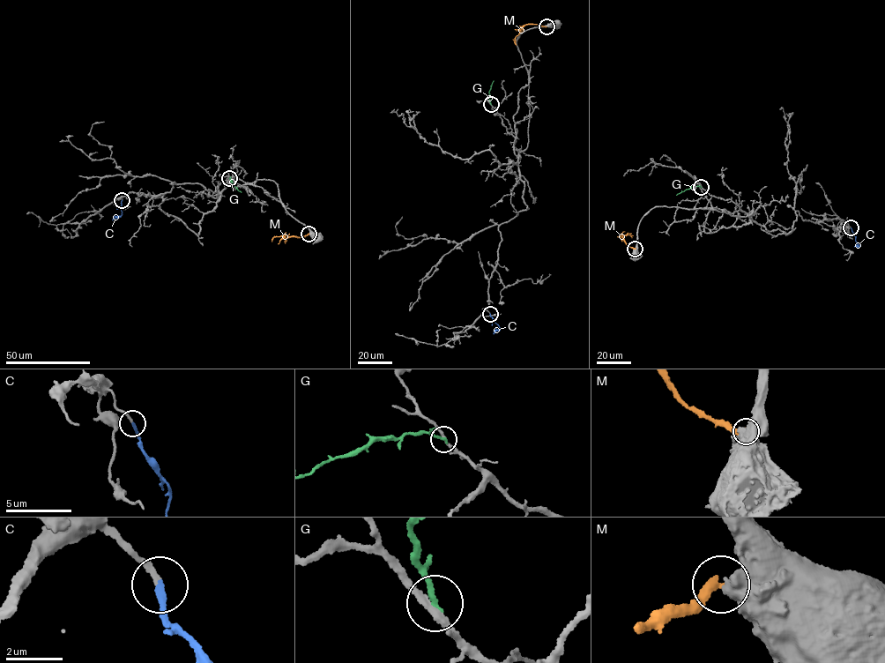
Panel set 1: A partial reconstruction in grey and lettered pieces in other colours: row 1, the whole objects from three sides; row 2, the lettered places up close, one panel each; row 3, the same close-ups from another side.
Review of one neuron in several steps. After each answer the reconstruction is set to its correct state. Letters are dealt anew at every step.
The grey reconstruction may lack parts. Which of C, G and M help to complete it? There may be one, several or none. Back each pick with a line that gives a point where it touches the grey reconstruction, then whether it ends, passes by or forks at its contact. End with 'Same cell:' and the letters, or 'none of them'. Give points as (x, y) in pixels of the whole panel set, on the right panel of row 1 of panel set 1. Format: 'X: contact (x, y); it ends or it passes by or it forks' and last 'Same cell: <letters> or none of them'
C: contact (851, 227); it ends
Same cell: C

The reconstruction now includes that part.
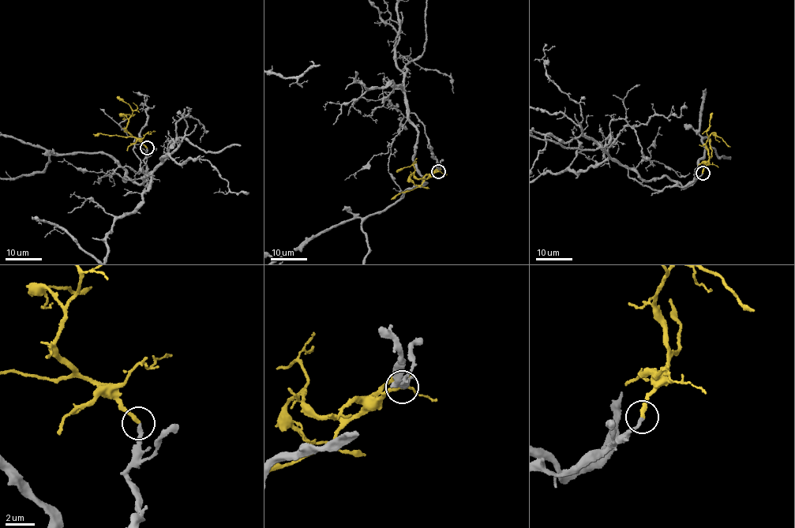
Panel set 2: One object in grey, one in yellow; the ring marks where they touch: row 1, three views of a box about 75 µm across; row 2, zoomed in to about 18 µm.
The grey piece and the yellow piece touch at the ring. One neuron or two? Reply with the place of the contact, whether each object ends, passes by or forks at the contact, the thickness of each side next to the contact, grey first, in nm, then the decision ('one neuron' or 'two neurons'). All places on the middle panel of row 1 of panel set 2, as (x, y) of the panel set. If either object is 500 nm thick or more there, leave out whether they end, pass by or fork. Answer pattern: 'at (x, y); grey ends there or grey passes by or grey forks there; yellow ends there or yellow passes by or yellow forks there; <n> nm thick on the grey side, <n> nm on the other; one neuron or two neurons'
at (438, 171); grey ends there; yellow ends there; 240 nm thick on the grey side, 280 nm on the other; one neuron

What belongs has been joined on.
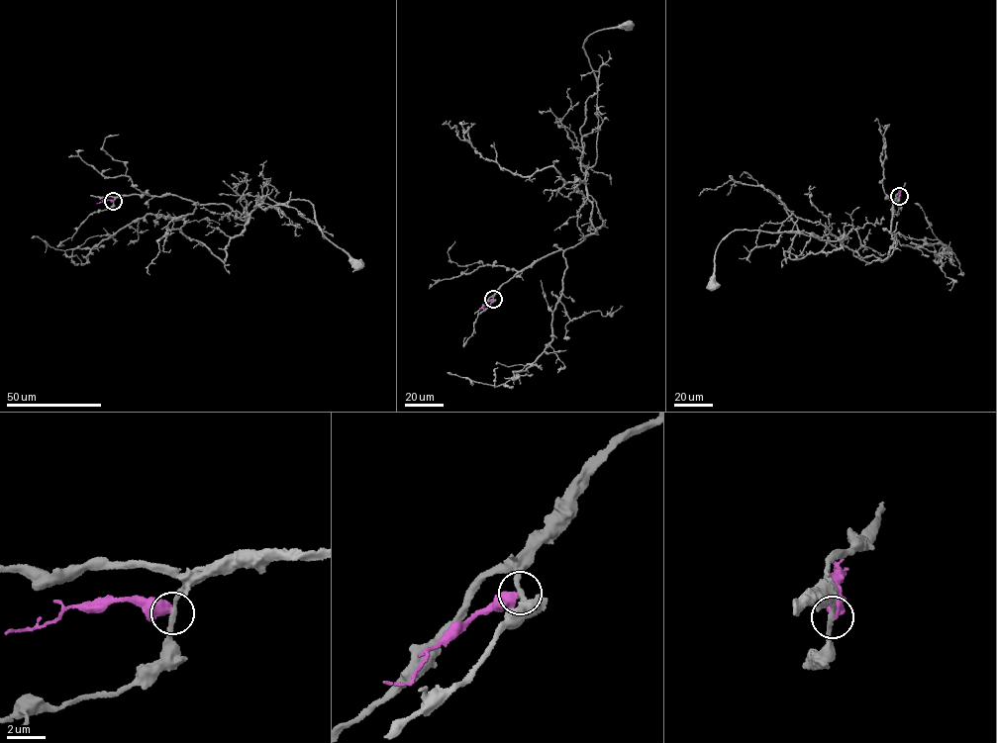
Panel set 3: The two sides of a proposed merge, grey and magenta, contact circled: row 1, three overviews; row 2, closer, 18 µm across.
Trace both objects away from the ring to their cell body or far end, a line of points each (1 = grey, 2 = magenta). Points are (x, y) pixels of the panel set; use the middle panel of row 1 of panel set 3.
1: (493, 299), (527, 266), (596, 232), (584, 182), (595, 162), (596, 77), (584, 43), (598, 31), (626, 26)
2: (493, 299), (479, 308)

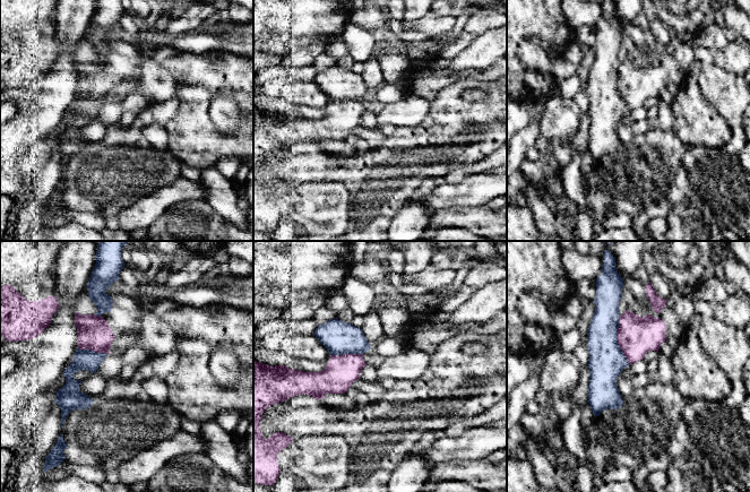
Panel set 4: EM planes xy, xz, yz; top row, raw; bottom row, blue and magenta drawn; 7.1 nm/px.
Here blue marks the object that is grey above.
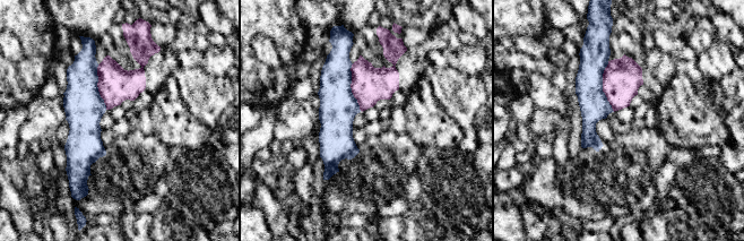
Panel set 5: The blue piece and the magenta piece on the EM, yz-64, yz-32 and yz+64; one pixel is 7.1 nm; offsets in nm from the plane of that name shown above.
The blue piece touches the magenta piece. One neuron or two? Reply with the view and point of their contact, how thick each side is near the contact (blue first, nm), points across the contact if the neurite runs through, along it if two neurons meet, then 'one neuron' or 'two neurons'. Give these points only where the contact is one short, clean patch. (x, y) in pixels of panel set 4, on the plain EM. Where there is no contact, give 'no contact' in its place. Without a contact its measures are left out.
yz (617, 87) | 260/280 nm | along yz (619, 62), (617, 91), (629, 111) | two neurons

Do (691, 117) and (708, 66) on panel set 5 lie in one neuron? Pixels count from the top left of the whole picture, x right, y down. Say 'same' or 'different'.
different

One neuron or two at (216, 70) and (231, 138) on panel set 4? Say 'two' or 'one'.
one

